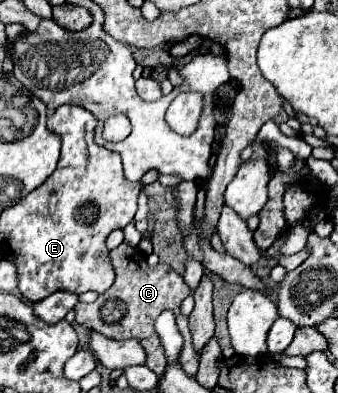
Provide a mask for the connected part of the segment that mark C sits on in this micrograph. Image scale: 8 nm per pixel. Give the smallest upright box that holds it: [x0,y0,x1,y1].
[75,243,199,377]

